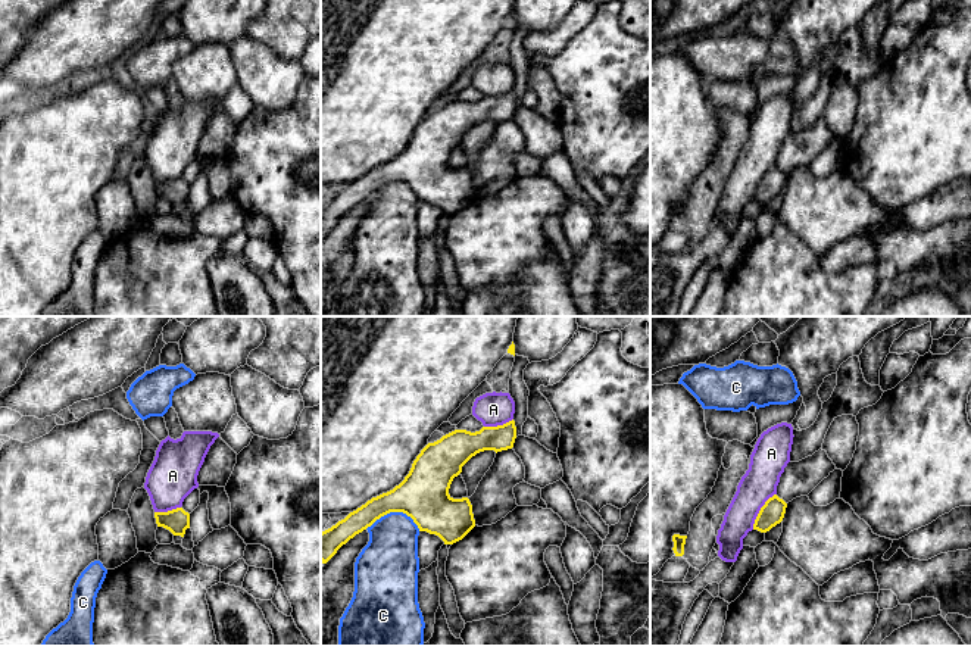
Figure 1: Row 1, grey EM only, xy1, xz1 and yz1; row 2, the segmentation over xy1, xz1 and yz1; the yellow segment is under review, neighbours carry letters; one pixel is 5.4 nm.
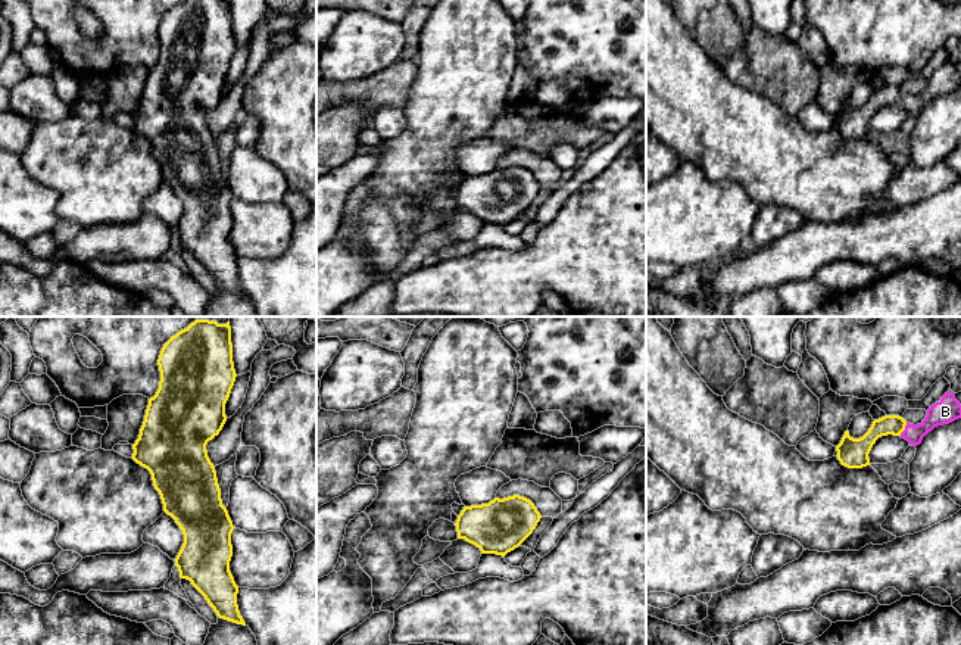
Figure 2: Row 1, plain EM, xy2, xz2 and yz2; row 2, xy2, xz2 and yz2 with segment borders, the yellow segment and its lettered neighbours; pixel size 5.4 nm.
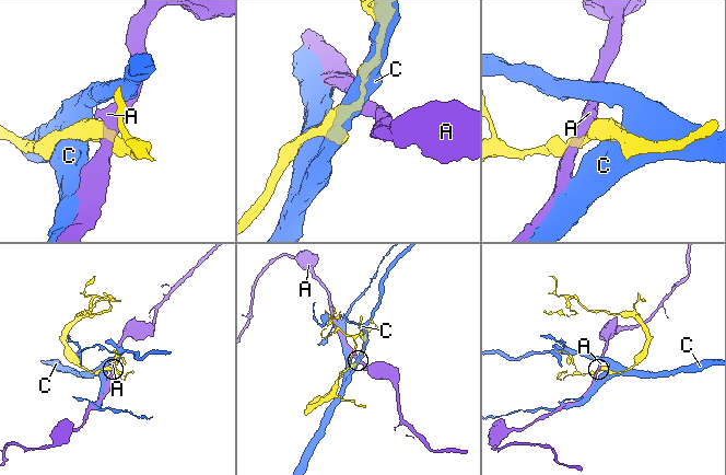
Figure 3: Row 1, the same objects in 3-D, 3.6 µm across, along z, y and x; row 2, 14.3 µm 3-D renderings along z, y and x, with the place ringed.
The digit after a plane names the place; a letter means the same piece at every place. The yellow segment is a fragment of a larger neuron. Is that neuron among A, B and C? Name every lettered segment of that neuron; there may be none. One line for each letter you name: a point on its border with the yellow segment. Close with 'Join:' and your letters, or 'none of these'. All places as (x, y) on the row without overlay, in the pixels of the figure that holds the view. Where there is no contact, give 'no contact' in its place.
B: yz2 (904, 99)
Join: B

